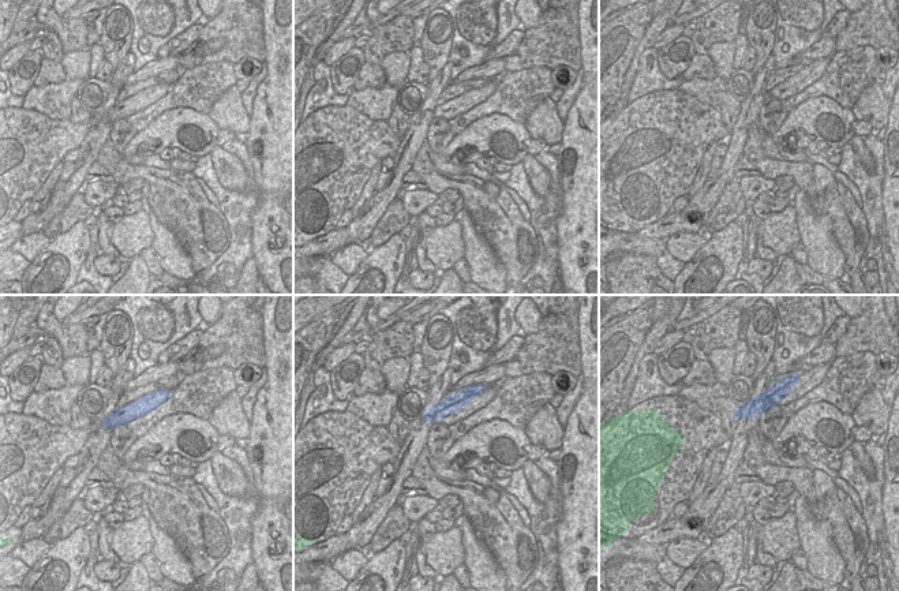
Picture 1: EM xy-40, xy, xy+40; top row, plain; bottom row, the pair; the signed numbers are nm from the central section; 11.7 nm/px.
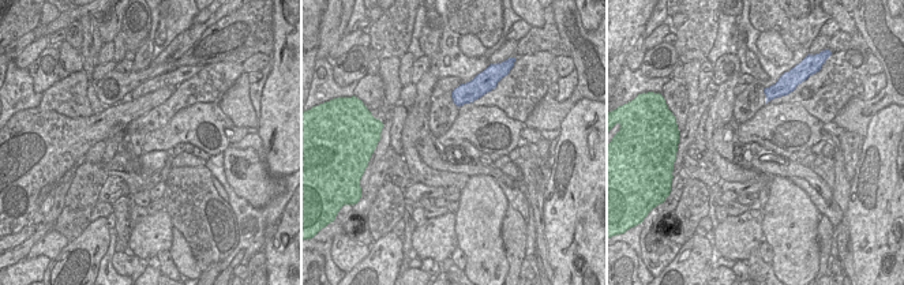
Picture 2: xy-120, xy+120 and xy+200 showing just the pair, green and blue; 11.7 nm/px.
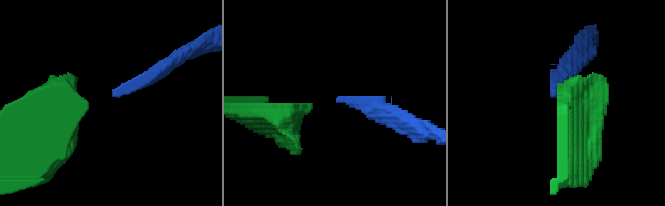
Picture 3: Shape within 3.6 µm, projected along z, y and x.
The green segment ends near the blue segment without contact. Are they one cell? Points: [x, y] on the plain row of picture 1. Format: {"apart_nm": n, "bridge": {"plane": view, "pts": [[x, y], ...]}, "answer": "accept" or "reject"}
{"apart_nm": 650, "bridge": {"plane": "xy+40", "pts": [[682, 128], [733, 111]]}, "answer": "accept"}

